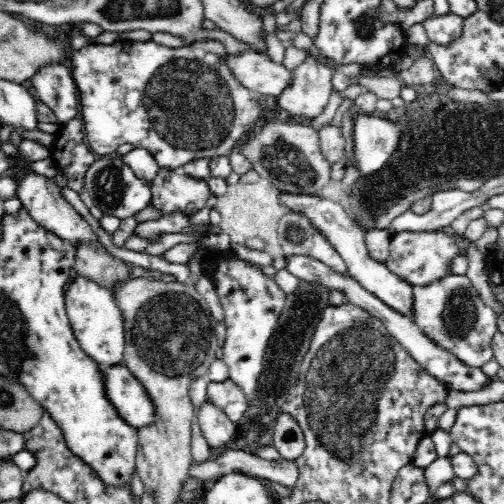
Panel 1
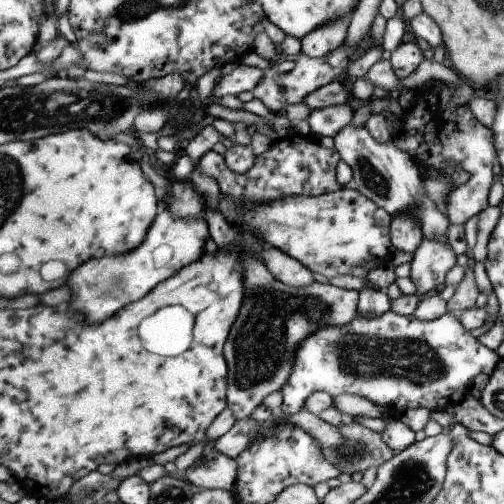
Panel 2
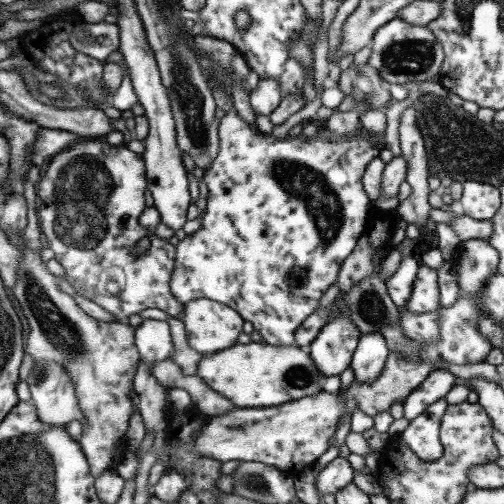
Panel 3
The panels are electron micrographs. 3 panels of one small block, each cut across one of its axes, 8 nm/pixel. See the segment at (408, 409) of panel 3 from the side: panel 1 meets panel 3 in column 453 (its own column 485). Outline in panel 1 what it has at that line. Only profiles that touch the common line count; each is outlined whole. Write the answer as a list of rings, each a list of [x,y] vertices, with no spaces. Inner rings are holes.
[[[290,254],[290,256],[286,256],[286,270],[288,270],[290,274],[294,274],[296,278],[306,278],[306,280],[310,280],[310,282],[324,284],[324,286],[330,288],[330,290],[340,290],[340,292],[344,292],[344,294],[348,296],[348,302],[350,302],[350,304],[356,304],[356,306],[368,310],[370,314],[374,314],[376,318],[380,318],[382,324],[388,328],[388,332],[404,346],[404,350],[406,350],[430,376],[434,376],[436,380],[440,380],[448,390],[476,392],[476,390],[482,390],[484,386],[488,386],[488,384],[492,382],[492,378],[486,378],[486,376],[482,374],[482,368],[470,368],[470,366],[458,362],[458,358],[454,358],[452,352],[436,346],[436,342],[432,342],[432,340],[418,328],[418,324],[416,324],[412,318],[398,314],[398,312],[392,310],[388,304],[384,304],[382,300],[378,300],[374,294],[366,292],[356,278],[342,276],[342,274],[334,272],[330,266],[326,266],[324,262],[312,258],[312,256],[302,256],[302,254]]]

